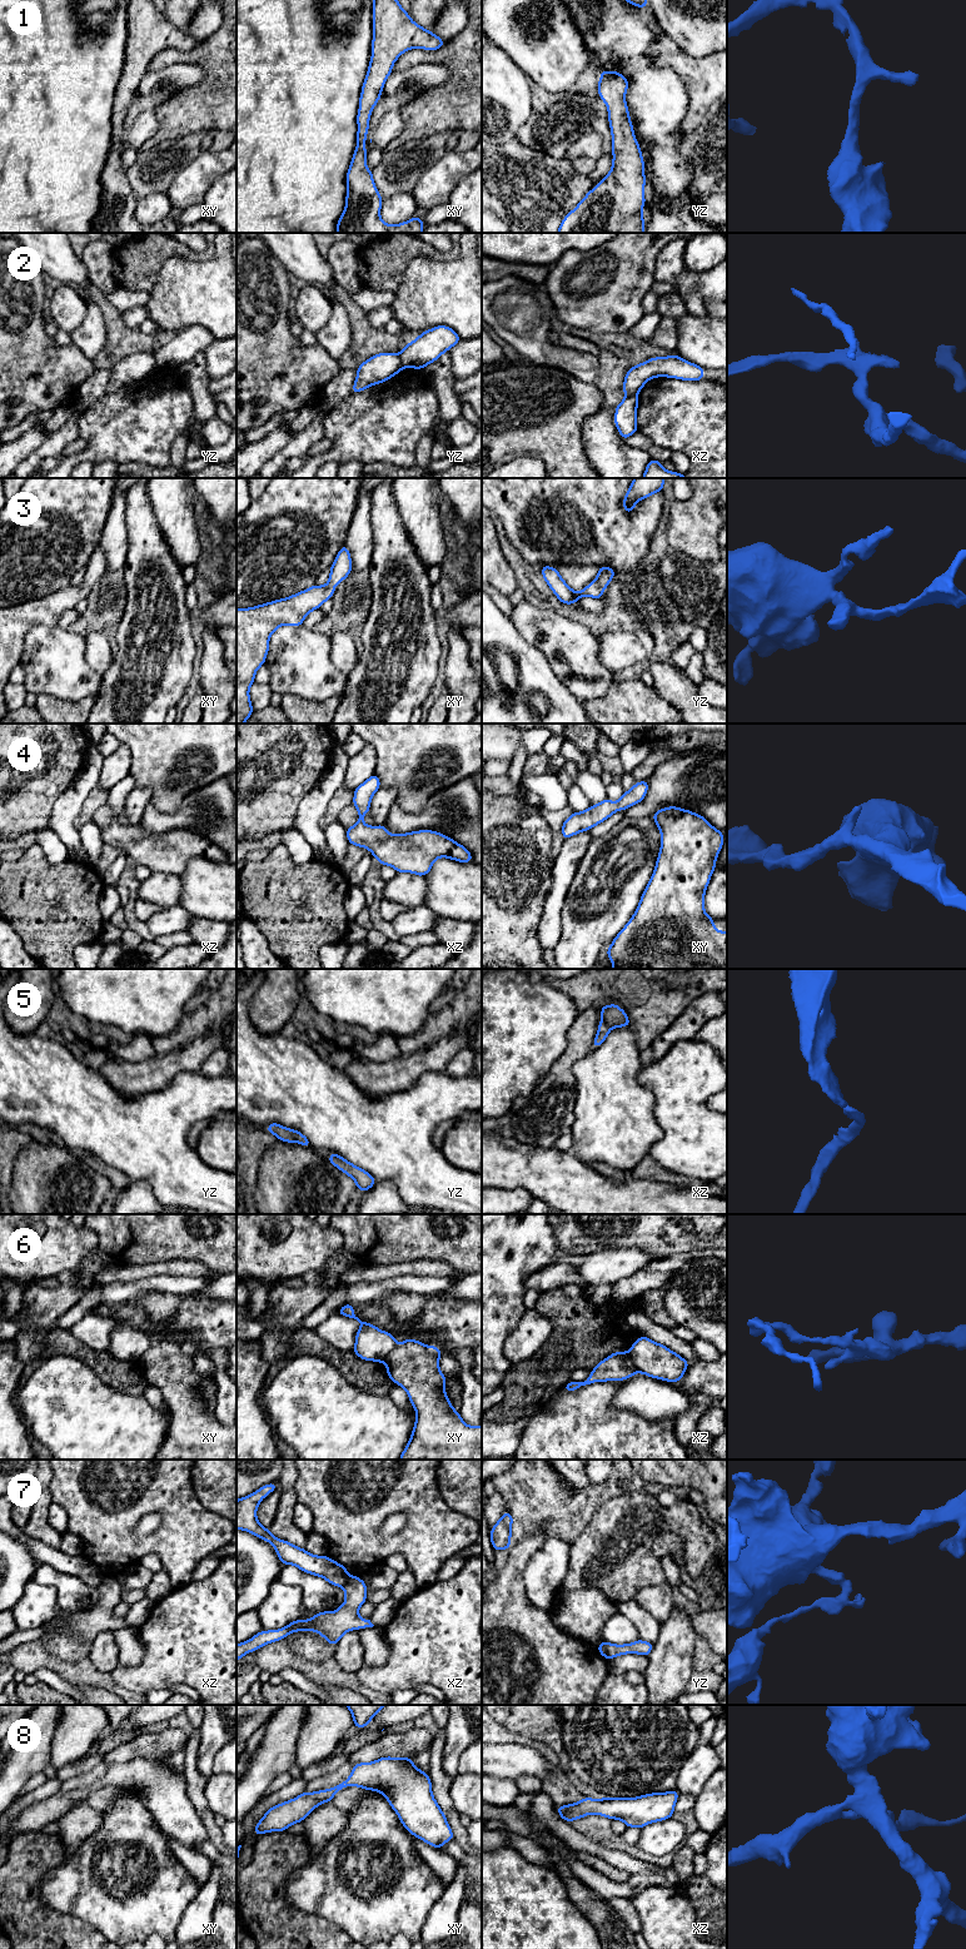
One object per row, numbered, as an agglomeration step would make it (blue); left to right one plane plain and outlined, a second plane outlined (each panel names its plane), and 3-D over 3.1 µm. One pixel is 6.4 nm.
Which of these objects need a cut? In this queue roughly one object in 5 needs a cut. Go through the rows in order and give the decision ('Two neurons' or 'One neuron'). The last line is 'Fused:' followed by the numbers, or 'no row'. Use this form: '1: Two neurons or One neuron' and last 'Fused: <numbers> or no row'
1: One neuron
2: Two neurons
3: One neuron
4: One neuron
5: One neuron
6: Two neurons
7: Two neurons
8: One neuron
Fused: 2, 6, 7

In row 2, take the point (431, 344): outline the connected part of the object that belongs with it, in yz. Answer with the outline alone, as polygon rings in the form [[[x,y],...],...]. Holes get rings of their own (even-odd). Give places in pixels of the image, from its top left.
[[[437,325],[423,332],[399,353],[404,368],[423,369],[450,350],[462,338],[452,328]]]

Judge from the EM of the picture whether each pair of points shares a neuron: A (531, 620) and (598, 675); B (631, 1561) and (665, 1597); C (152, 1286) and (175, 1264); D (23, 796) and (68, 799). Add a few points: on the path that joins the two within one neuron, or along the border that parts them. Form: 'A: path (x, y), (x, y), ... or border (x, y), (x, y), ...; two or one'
A: path (547, 630), (582, 664); one
B: border (665, 1581), (657, 1585), (642, 1586), (632, 1599); two
C: border (193, 1276), (153, 1274), (135, 1282); two
D: border (78, 776), (55, 801), (48, 825); two

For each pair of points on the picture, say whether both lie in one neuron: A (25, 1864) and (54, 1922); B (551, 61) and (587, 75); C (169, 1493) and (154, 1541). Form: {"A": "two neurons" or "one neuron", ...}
{"A": "one neuron", "B": "two neurons", "C": "one neuron"}

